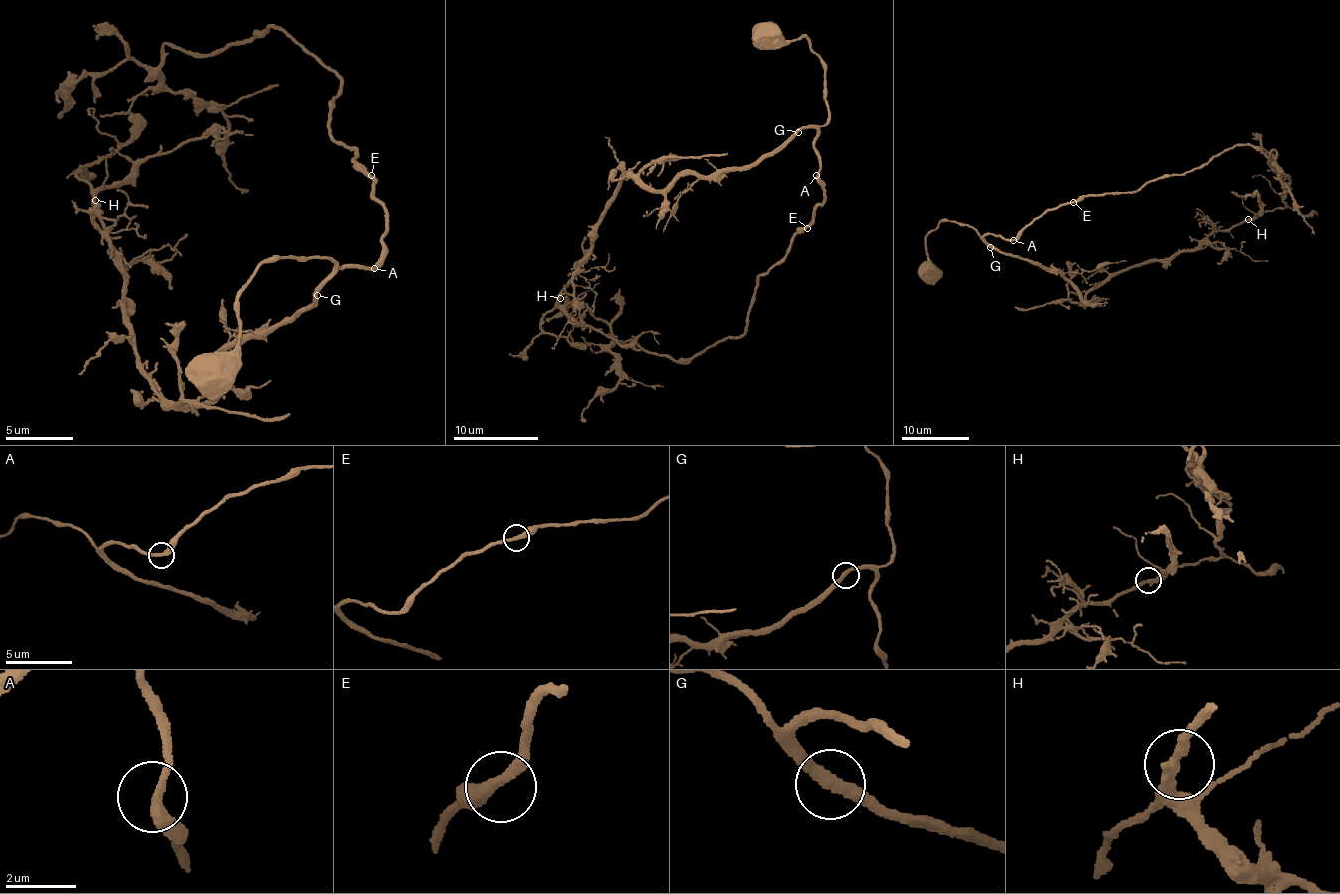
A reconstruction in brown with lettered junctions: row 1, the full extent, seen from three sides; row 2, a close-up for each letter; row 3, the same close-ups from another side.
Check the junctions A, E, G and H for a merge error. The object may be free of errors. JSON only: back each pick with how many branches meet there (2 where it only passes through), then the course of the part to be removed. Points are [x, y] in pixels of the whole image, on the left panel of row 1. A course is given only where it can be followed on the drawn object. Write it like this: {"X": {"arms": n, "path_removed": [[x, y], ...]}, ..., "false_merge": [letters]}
{"false_merge": []}

